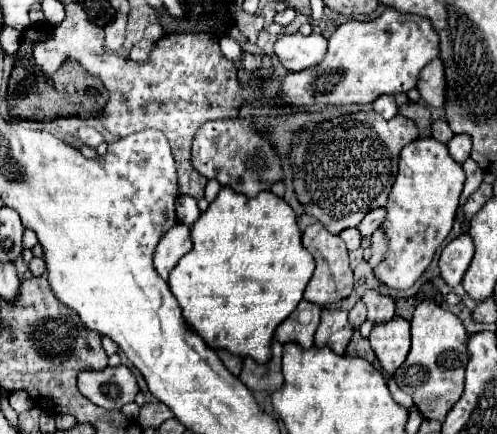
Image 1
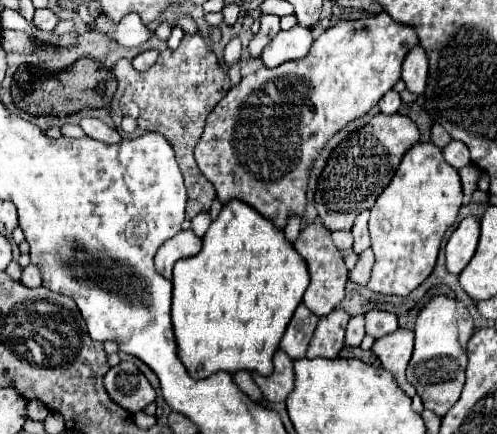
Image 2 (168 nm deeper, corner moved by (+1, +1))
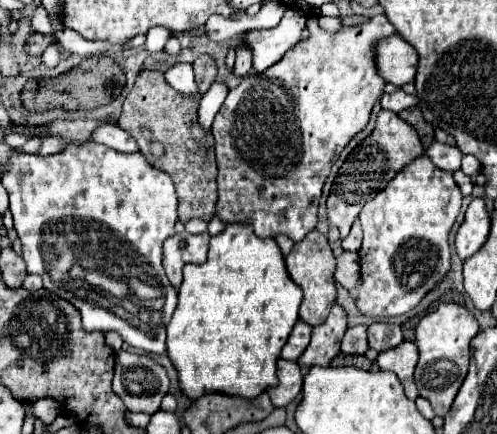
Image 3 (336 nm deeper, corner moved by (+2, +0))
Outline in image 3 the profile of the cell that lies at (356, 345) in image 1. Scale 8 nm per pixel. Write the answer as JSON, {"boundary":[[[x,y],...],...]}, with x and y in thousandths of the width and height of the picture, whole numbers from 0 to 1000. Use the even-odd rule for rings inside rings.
{"boundary":[[[684,813],[684,818],[672,823],[672,832],[664,841],[672,841],[672,846],[720,846],[720,850],[740,855],[748,836],[732,818],[692,818],[692,813]]]}

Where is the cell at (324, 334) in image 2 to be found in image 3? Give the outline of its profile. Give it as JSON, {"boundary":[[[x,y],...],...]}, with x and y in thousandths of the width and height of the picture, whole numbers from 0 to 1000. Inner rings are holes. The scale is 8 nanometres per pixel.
{"boundary":[[[672,703],[664,712],[660,735],[640,753],[632,753],[628,786],[600,827],[600,841],[660,846],[664,832],[684,813],[684,790],[692,767],[696,767],[696,721],[684,703]]]}

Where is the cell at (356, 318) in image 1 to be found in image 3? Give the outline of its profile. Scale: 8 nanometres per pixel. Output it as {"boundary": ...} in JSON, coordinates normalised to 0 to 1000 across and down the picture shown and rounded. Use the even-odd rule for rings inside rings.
{"boundary":[[[704,753],[688,781],[688,813],[696,818],[732,818],[740,809],[740,781],[736,781],[736,753]]]}

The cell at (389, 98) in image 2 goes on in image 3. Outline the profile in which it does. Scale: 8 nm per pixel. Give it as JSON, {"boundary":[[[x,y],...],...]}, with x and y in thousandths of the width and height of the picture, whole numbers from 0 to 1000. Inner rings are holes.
{"boundary":[[[801,205],[801,210],[793,210],[793,214],[773,214],[765,233],[769,233],[769,247],[773,247],[773,251],[785,251],[785,256],[793,256],[793,260],[801,260],[801,256],[809,256],[809,251],[821,251],[821,247],[833,247],[833,242],[841,237],[837,219],[821,219],[821,214],[813,214],[809,205]]]}

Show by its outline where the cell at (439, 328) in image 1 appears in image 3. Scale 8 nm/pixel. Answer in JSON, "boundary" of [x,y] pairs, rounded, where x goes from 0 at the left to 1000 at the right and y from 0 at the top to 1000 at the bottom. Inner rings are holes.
{"boundary":[[[889,698],[877,717],[849,730],[837,753],[837,795],[845,804],[845,832],[837,841],[837,887],[853,919],[865,924],[877,956],[893,961],[942,859],[946,841],[946,786],[966,763],[954,726],[922,698]]]}

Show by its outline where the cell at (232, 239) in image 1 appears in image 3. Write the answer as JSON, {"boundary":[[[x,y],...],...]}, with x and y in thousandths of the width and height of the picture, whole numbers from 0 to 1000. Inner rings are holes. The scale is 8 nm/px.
{"boundary":[[[455,518],[451,537],[427,546],[414,606],[370,615],[358,703],[338,744],[338,823],[358,855],[366,906],[386,924],[414,906],[519,915],[519,906],[559,887],[555,832],[600,740],[604,698],[608,666],[584,647],[555,555],[515,546],[503,518]]]}

